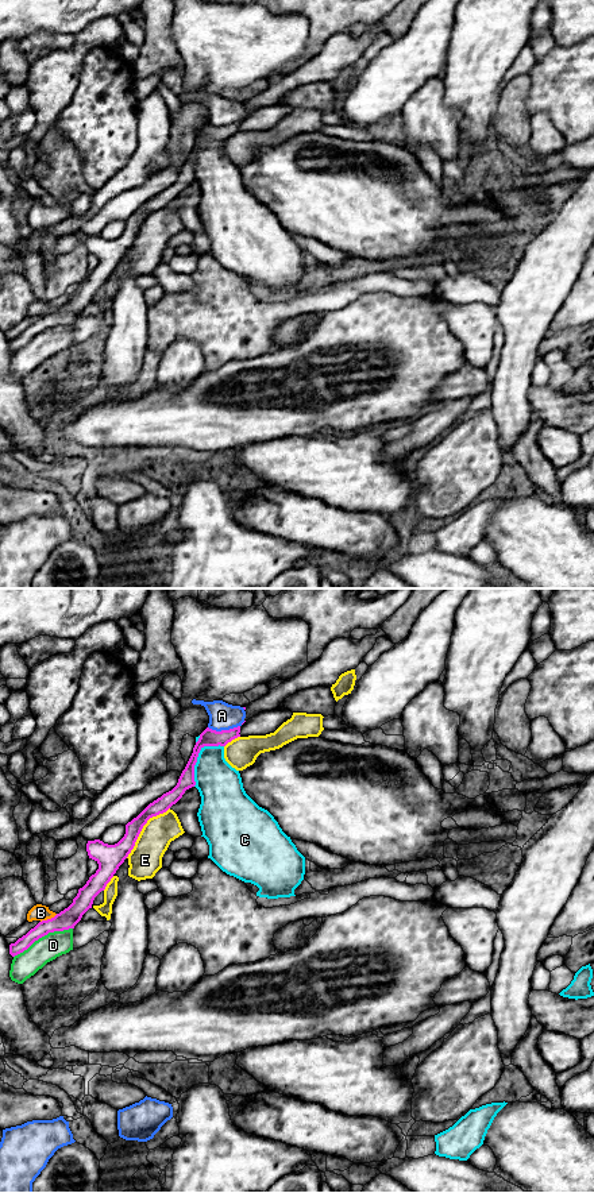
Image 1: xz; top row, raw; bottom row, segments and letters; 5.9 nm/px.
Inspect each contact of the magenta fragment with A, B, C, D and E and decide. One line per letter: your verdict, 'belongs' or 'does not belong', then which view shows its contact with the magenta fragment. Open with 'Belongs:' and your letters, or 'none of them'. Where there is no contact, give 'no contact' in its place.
Belongs: none of them
A: does not belong; contact in xz
B: does not belong; contact in xz
C: does not belong; contact in xz
D: does not belong; contact in xz
E: does not belong; contact in xz

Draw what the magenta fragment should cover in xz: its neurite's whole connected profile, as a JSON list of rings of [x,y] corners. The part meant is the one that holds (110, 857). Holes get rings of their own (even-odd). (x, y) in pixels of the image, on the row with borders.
[[[240,726],[216,731],[207,727],[193,748],[193,753],[182,771],[177,785],[163,794],[161,798],[150,803],[136,818],[126,825],[124,837],[115,845],[104,843],[100,839],[88,841],[86,852],[89,858],[99,864],[99,869],[89,877],[86,884],[78,889],[73,903],[57,914],[54,918],[39,922],[26,935],[19,938],[15,943],[9,945],[9,954],[12,957],[27,950],[35,941],[54,931],[63,931],[74,928],[81,920],[82,915],[92,908],[94,897],[105,889],[119,866],[128,857],[135,846],[135,842],[147,823],[153,816],[166,812],[173,804],[176,804],[186,789],[196,785],[194,781],[194,765],[200,750],[204,746],[225,746],[232,740],[240,737]]]

